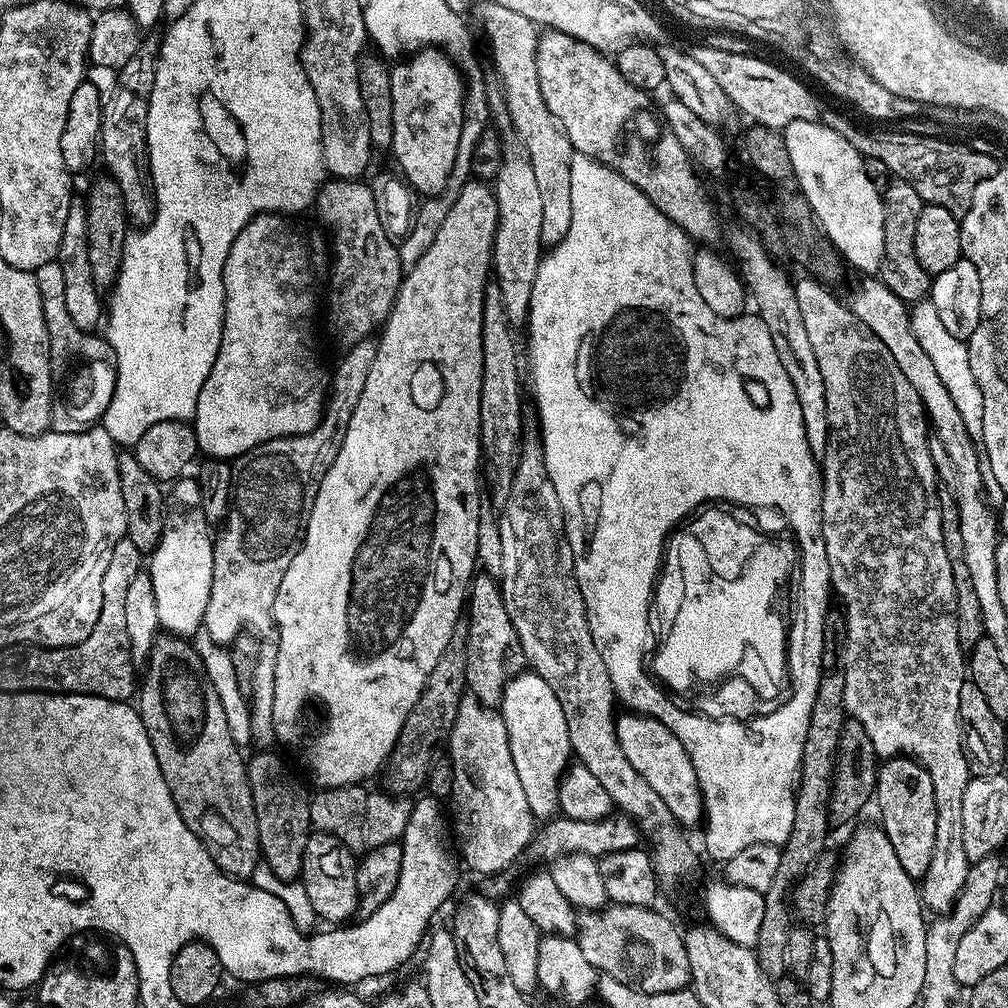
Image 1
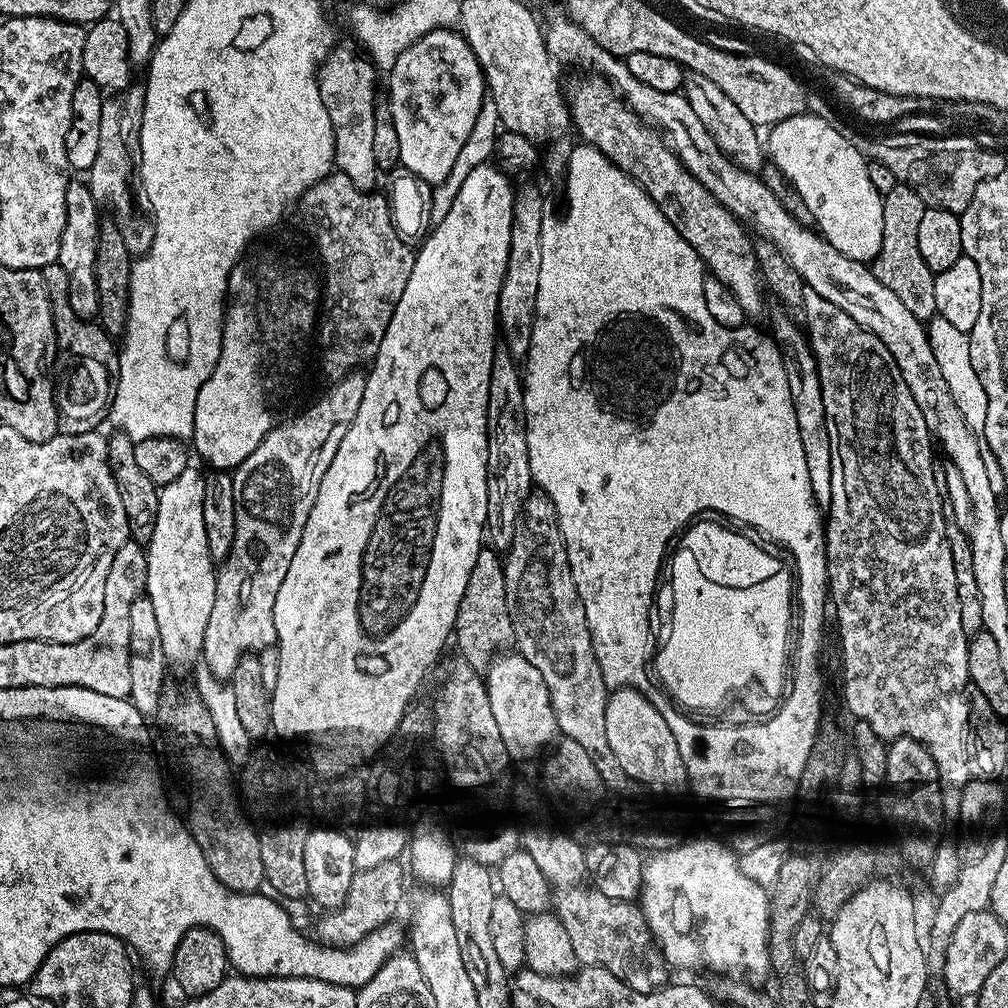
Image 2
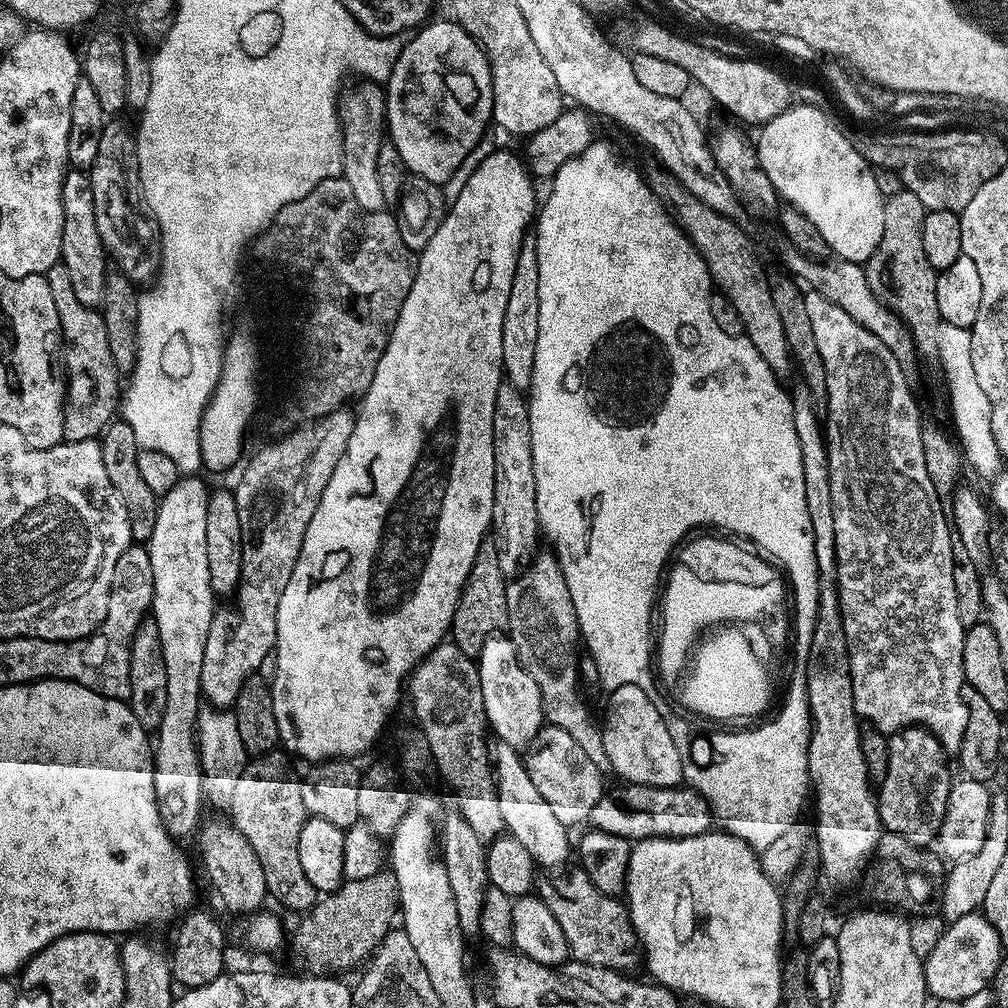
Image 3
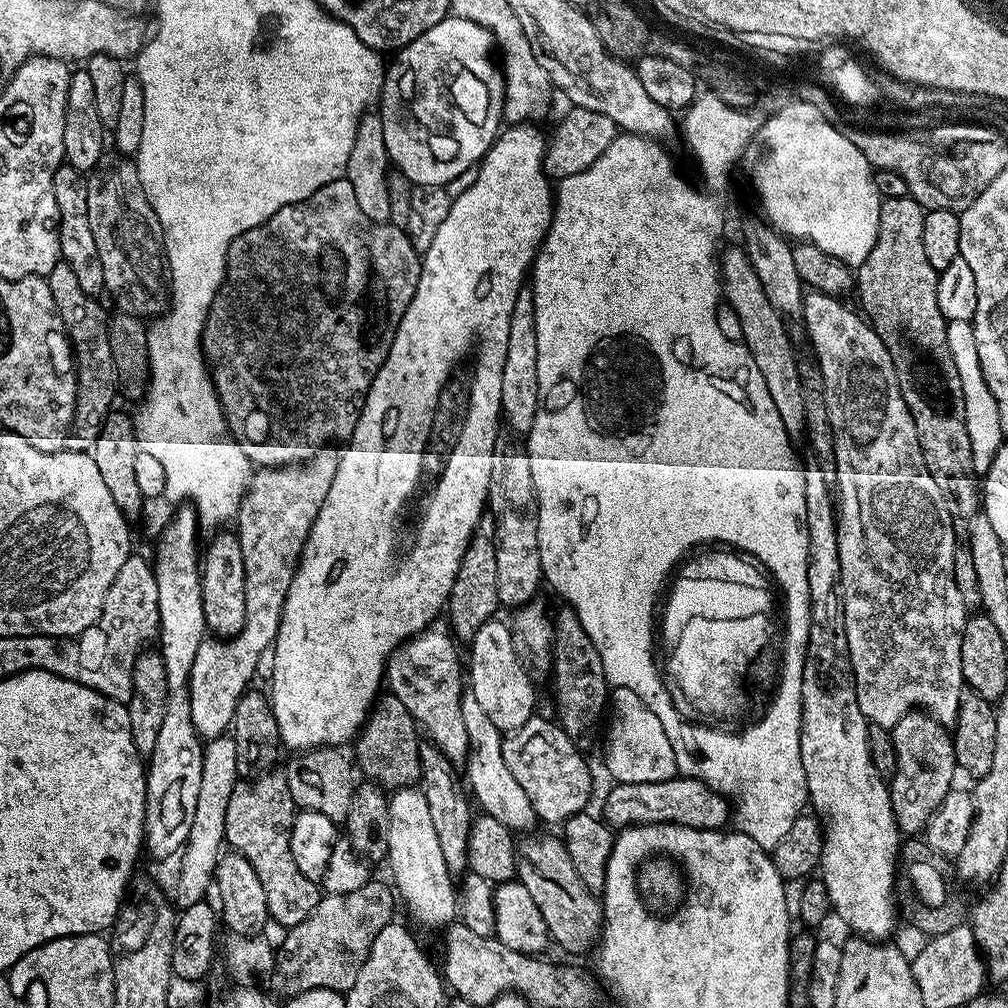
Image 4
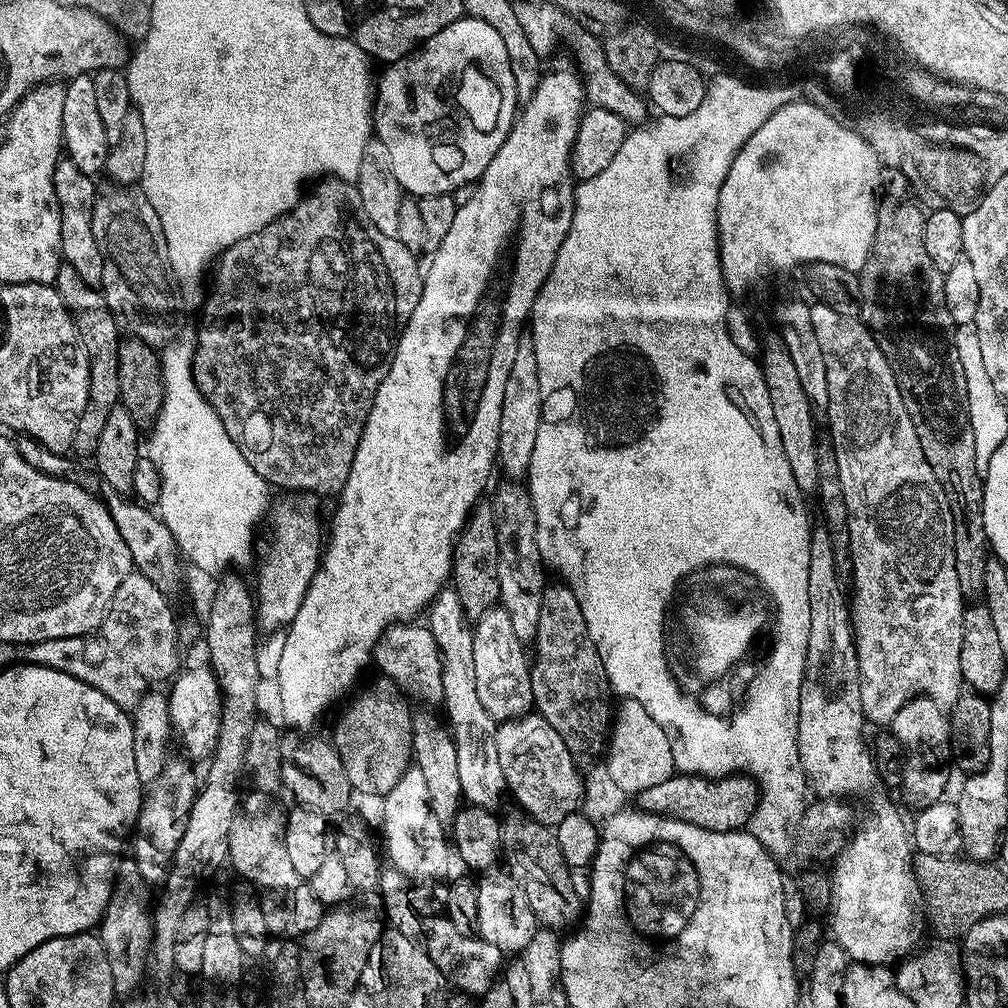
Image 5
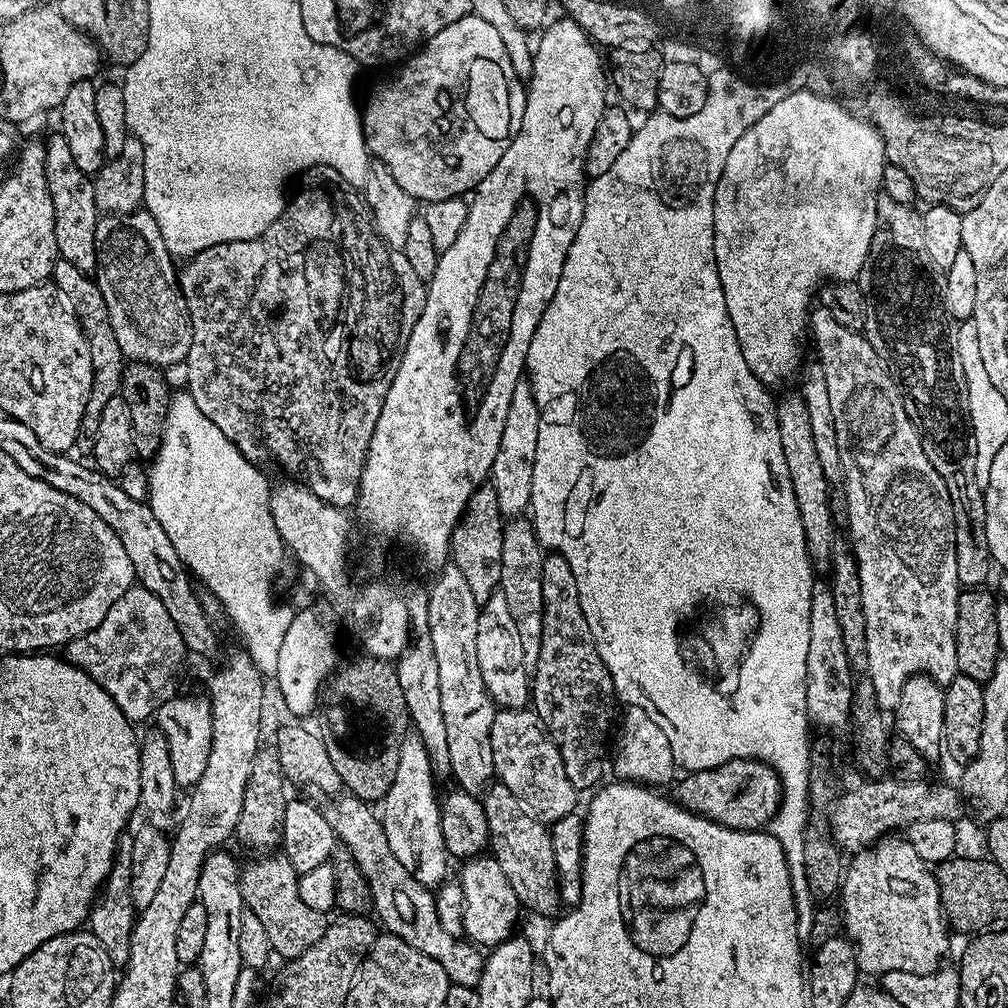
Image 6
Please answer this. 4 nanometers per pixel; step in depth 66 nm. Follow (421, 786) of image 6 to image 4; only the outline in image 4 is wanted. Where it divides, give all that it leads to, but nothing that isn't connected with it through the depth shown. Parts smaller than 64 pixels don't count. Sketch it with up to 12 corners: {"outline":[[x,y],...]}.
{"outline":[[416,786],[388,804],[391,883],[428,928],[458,916],[430,806]]}

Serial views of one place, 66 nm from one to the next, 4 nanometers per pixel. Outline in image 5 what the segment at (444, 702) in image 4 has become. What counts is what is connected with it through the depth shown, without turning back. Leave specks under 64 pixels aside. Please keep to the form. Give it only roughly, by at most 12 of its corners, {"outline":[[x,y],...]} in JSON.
{"outline":[[431,627],[386,630],[374,664],[401,692],[443,701]]}

